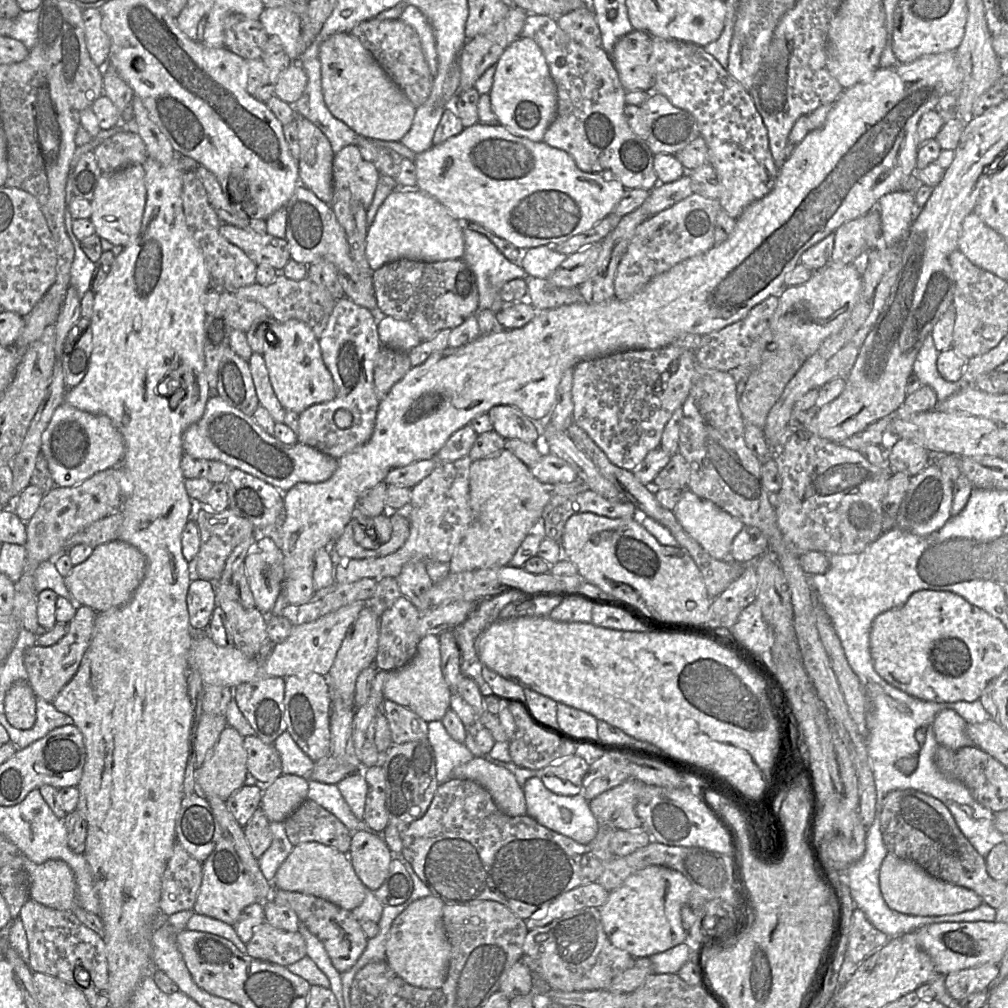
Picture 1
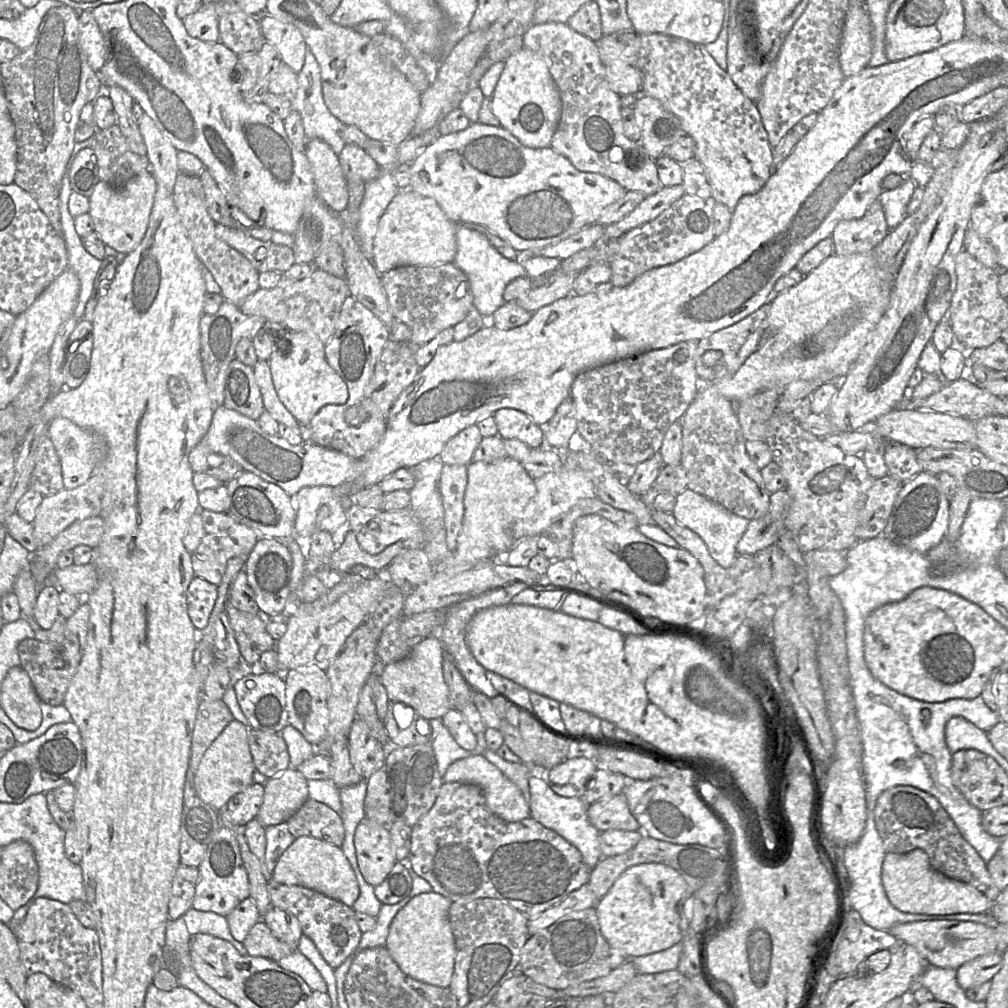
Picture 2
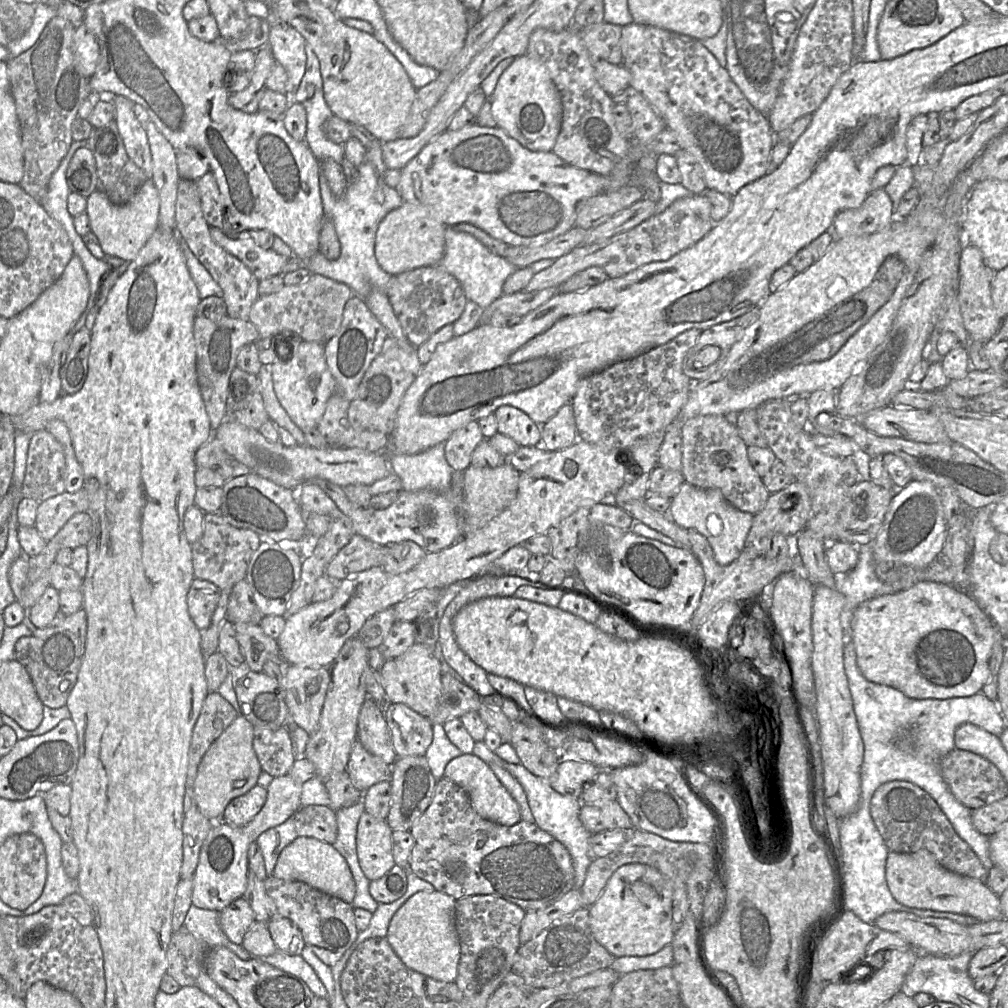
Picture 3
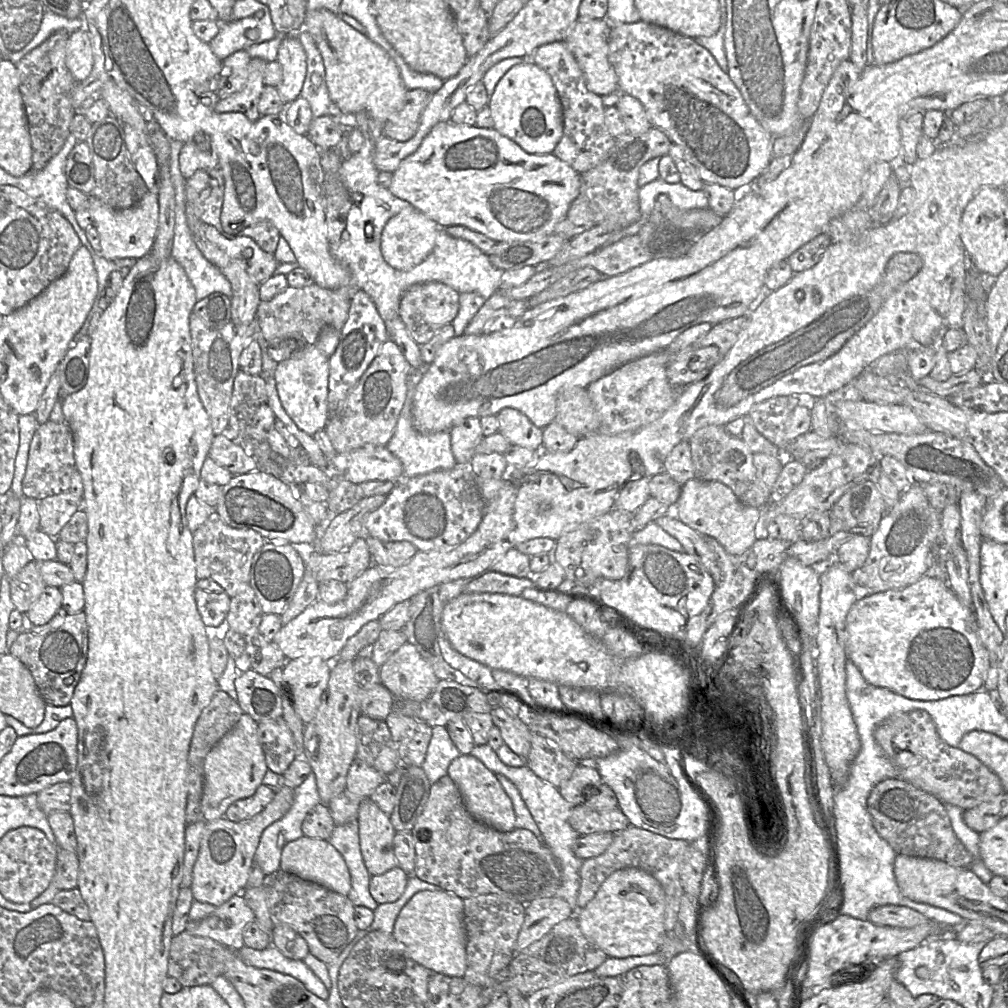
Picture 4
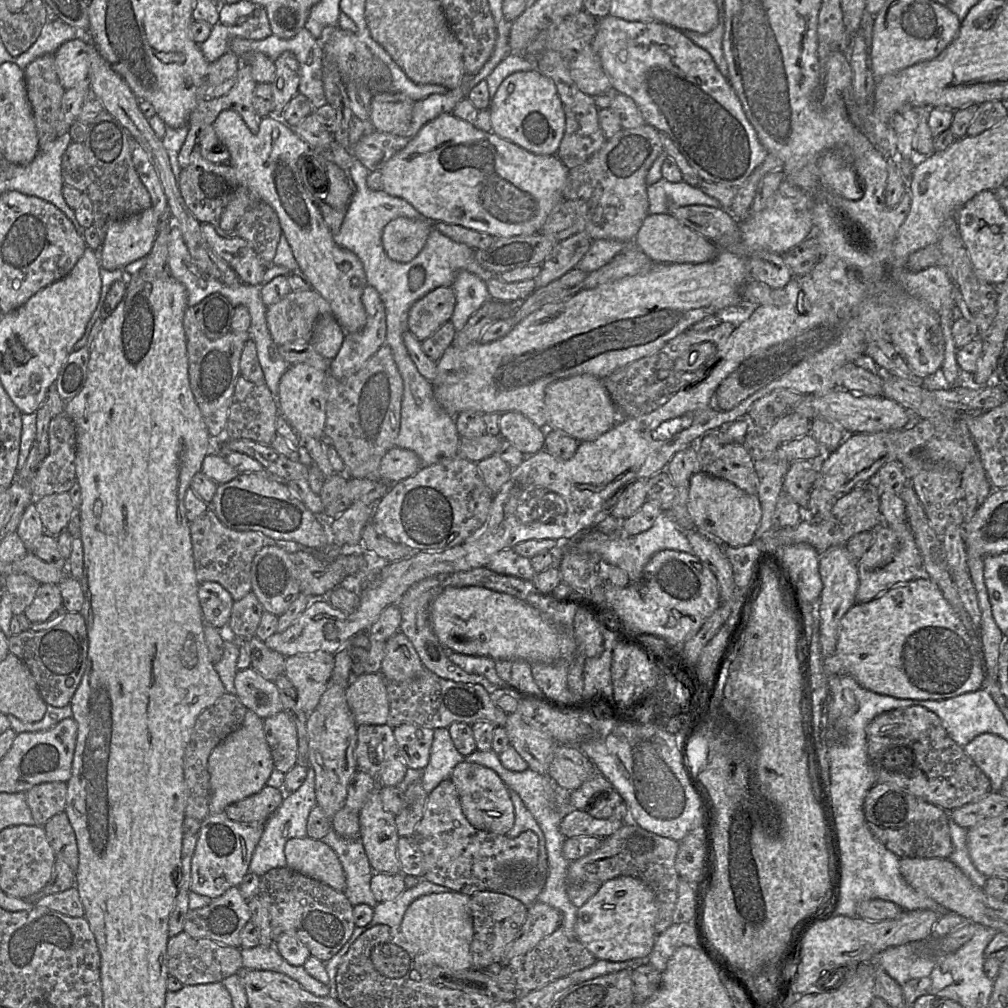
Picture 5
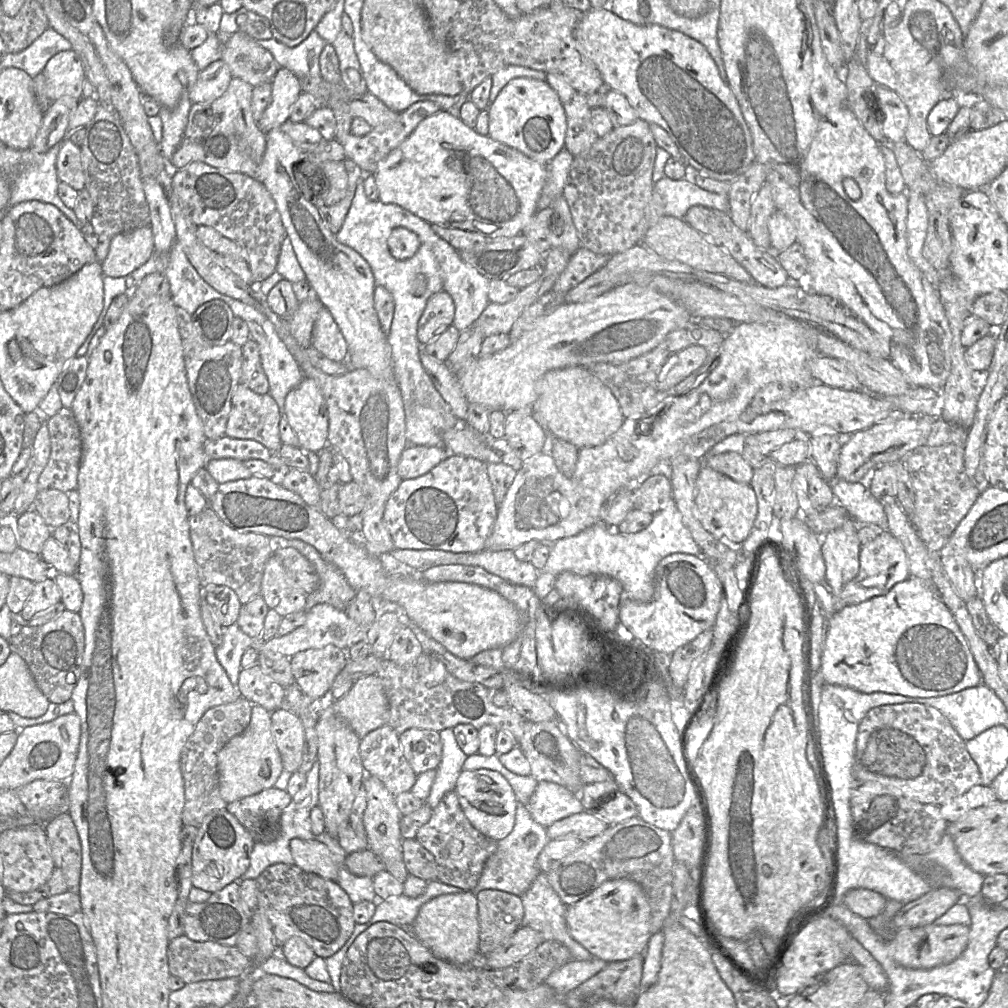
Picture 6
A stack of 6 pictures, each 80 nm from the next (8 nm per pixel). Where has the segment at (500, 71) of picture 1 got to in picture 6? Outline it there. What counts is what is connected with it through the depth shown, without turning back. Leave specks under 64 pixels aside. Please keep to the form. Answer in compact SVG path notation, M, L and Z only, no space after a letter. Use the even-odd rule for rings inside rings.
M528 77L510 80L487 110L488 135L539 163L547 164L564 148L566 115L558 95L546 80Z

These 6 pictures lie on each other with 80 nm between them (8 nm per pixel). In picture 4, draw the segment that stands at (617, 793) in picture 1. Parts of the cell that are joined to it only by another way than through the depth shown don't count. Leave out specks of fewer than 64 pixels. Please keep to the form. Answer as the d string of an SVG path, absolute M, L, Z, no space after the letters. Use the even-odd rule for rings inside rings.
M584 805L572 808L569 824L581 836L594 833L618 833L630 825L620 808L611 811L594 811Z

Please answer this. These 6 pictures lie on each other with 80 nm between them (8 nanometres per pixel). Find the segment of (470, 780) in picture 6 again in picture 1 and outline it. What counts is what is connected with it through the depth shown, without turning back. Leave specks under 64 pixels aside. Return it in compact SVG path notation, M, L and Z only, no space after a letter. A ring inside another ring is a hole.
M474 757L454 768L451 779L468 779L479 783L489 792L498 809L507 816L526 815L524 792L515 776L484 757Z

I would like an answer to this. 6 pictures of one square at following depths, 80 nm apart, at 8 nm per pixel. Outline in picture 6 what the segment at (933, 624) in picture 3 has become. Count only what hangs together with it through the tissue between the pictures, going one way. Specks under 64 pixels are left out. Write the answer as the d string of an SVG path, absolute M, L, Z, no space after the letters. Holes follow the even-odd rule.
M912 576L895 584L886 594L873 597L859 604L847 605L830 618L822 656L821 672L827 684L853 688L862 693L883 692L919 698L946 696L982 684L982 676L974 660L969 644L952 613L935 590Z

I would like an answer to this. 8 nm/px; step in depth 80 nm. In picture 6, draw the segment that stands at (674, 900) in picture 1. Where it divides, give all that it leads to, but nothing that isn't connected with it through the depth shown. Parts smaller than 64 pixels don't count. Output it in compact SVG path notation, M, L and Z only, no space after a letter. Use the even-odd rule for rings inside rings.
M633 880L605 881L594 892L567 906L566 922L571 937L595 958L608 963L643 955L650 939L650 905L643 888Z

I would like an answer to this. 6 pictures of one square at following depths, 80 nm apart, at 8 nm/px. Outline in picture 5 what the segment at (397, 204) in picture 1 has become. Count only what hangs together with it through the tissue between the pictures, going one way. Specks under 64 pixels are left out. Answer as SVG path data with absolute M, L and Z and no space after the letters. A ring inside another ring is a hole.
M399 217L383 229L382 244L387 256L399 263L413 260L424 247L433 223L425 218Z

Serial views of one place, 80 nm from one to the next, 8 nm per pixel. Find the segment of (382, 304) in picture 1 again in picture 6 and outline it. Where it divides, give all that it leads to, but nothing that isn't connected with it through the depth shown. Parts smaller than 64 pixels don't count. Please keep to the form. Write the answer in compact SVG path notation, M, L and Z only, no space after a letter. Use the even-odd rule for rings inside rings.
M445 290L432 294L418 321L417 338L420 344L424 346L452 325L454 312L454 301Z

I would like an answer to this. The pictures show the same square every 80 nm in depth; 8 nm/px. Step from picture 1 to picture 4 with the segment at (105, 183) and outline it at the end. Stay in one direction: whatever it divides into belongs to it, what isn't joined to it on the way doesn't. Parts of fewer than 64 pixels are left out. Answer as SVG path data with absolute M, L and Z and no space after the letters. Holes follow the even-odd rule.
M148 191L133 207L116 210L99 199L89 196L89 209L94 217L94 225L99 233L101 256L116 260L119 258L140 259L150 254L159 225L158 195Z

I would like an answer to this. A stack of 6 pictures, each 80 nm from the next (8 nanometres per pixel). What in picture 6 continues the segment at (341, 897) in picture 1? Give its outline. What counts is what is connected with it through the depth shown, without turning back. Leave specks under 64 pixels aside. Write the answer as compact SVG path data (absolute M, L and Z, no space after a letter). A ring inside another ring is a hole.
M293 838L290 840L289 848L297 867L327 880L337 880L338 866L325 844L315 839Z

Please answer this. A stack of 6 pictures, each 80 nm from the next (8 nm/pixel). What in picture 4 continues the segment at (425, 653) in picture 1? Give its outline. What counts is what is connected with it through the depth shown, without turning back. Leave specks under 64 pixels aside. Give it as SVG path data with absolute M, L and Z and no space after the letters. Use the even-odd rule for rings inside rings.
M408 641L379 667L379 675L394 698L413 701L426 699L439 681L430 664Z

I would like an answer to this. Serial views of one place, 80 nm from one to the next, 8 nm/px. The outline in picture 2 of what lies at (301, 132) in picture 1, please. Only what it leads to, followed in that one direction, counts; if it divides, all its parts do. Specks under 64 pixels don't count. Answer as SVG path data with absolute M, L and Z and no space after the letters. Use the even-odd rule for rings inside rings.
M318 138L306 140L304 153L311 165L316 195L334 213L340 213L347 206L349 194L337 154Z

